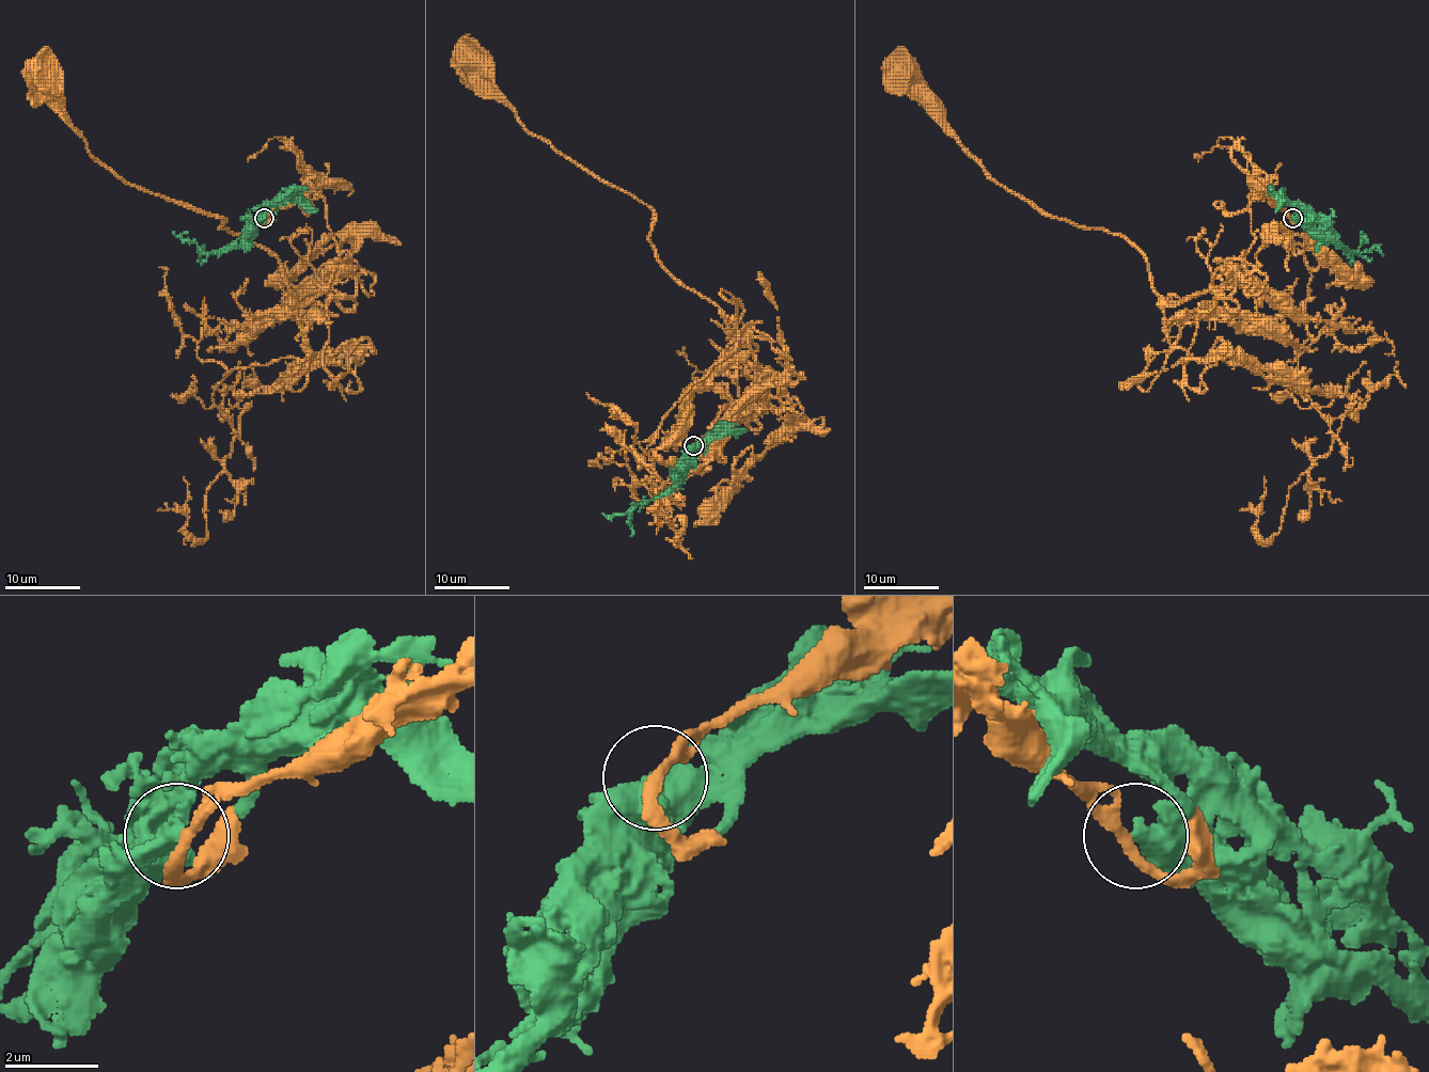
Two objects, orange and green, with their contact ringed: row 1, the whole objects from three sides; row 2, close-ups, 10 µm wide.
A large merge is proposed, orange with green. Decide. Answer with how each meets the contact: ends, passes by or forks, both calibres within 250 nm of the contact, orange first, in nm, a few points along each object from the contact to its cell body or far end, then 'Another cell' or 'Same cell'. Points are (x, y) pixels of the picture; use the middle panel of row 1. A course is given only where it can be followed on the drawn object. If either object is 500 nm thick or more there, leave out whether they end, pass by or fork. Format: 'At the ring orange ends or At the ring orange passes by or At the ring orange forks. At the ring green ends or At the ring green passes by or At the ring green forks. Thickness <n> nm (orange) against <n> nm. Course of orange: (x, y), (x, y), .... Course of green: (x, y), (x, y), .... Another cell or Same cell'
Thickness 240 nm (orange) against 550 nm. Course of orange: (694, 443), (739, 406), (764, 408), (766, 372), (717, 305), (658, 258), (653, 211), (535, 136), (468, 63). Course of green: (694, 445), (692, 458), (664, 492), (624, 514), (601, 514). Same cell

